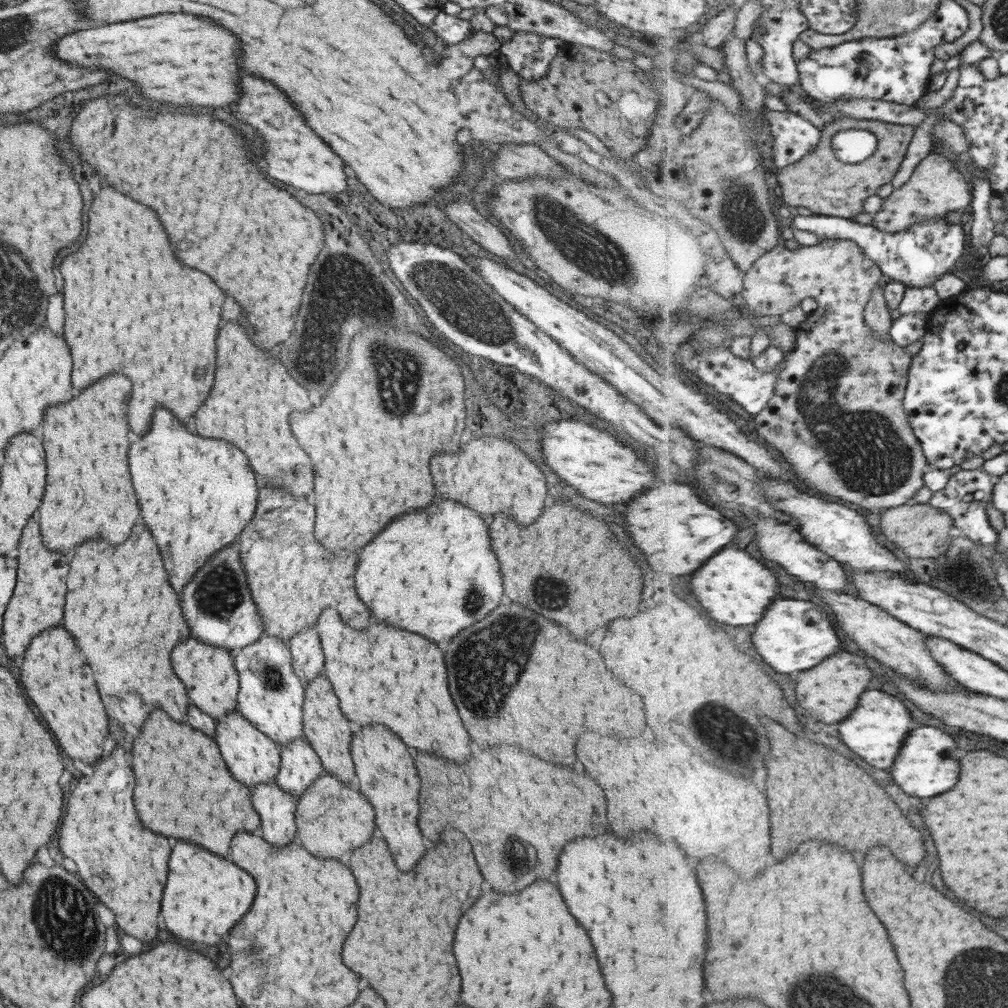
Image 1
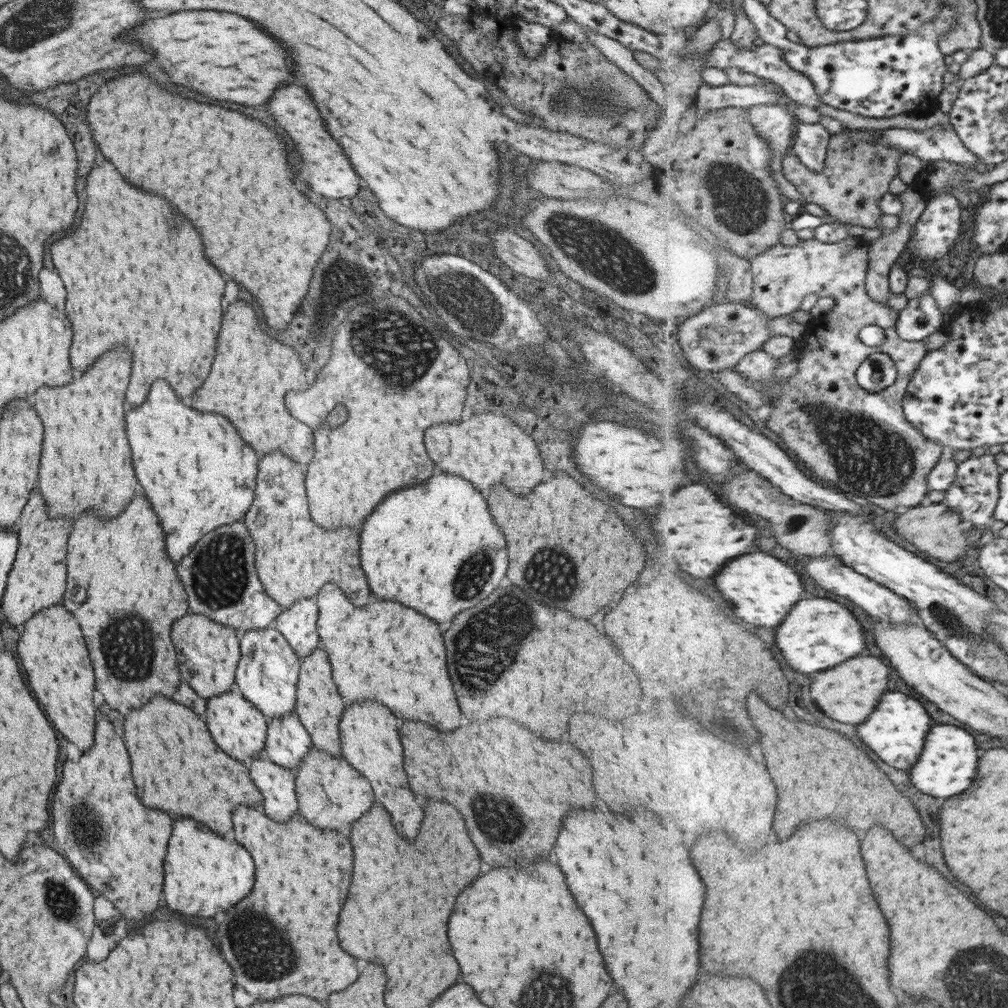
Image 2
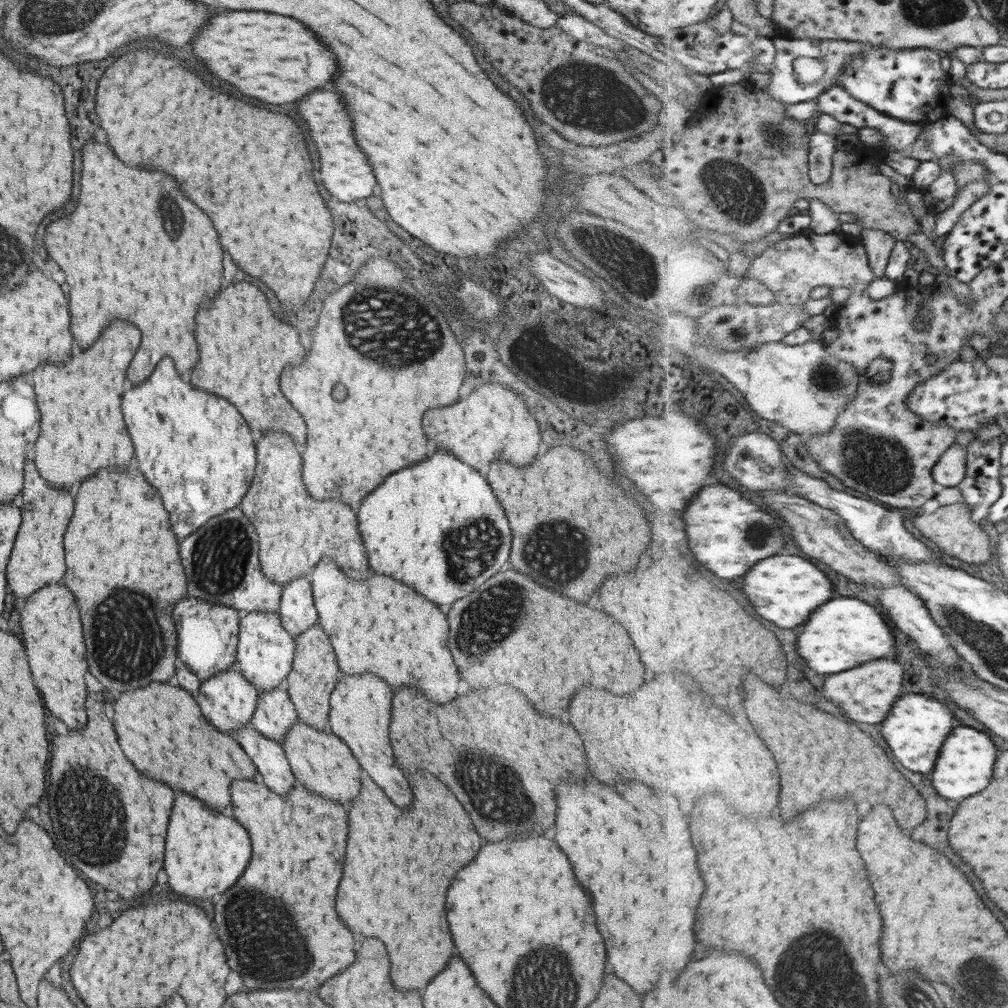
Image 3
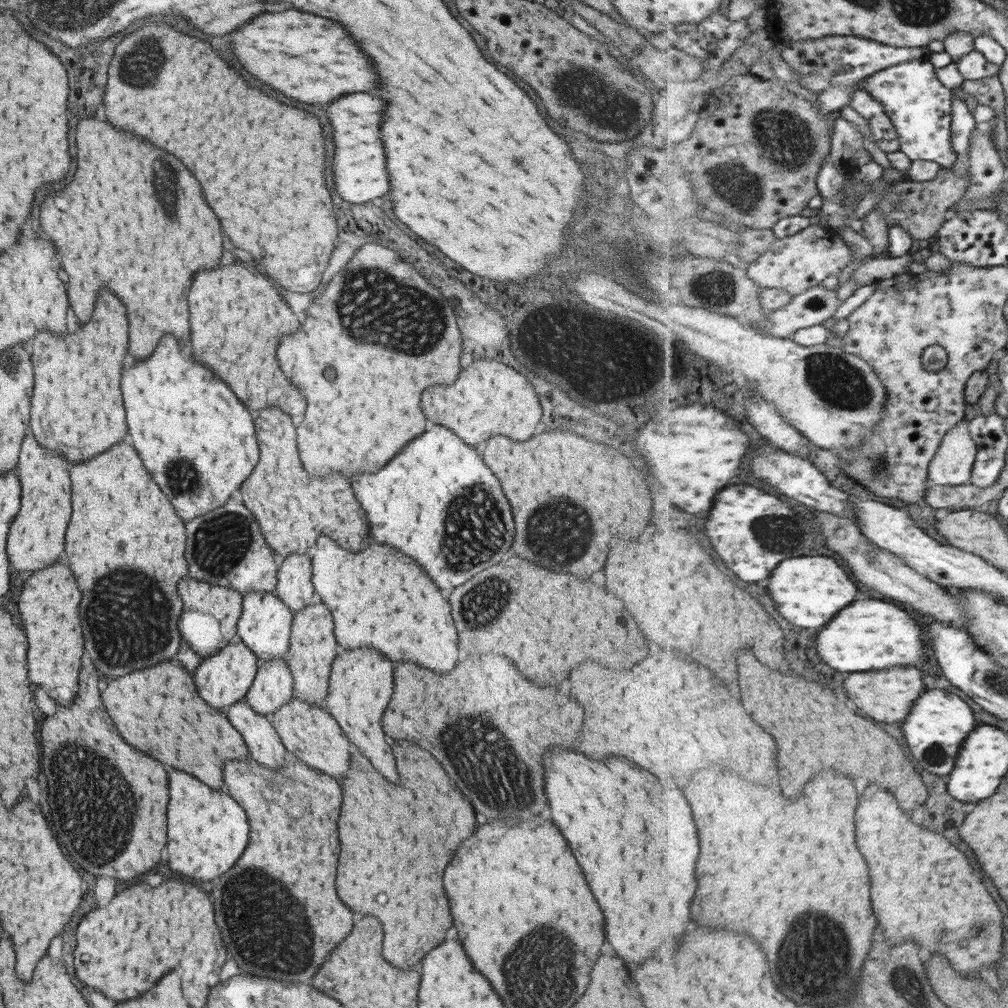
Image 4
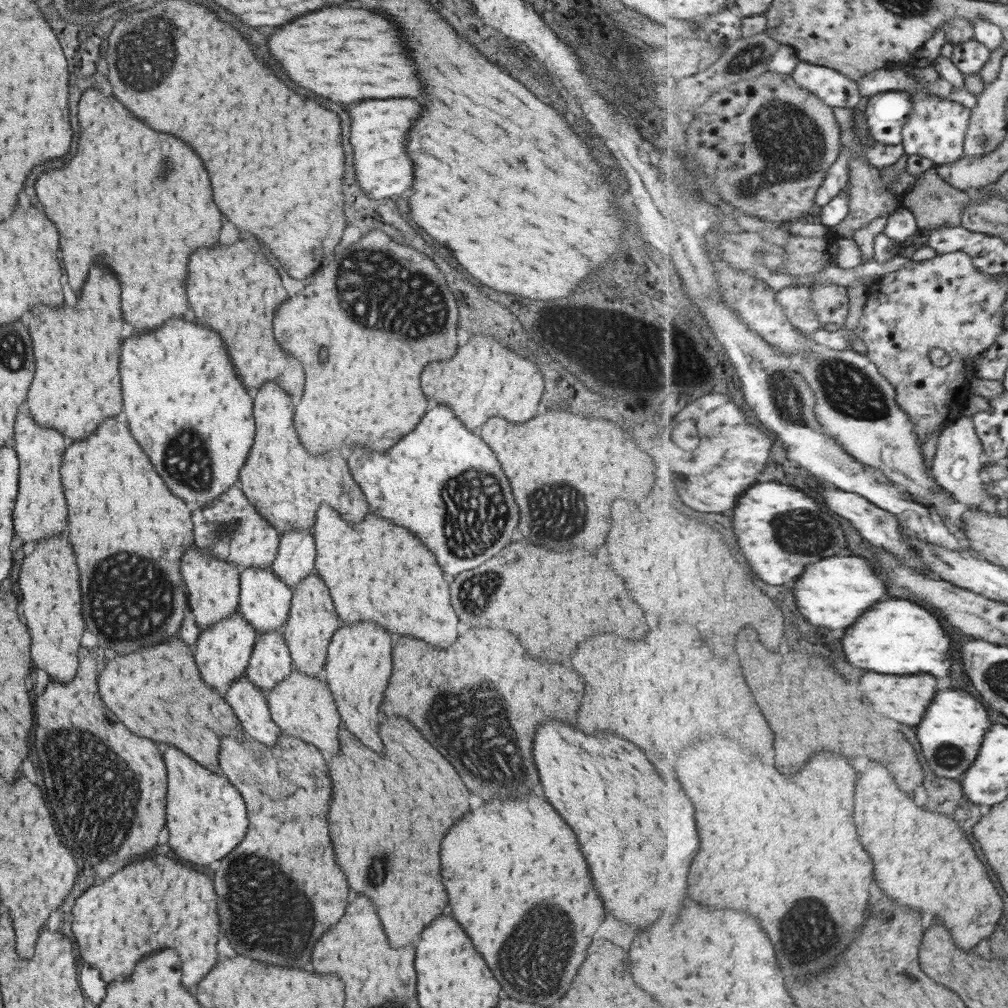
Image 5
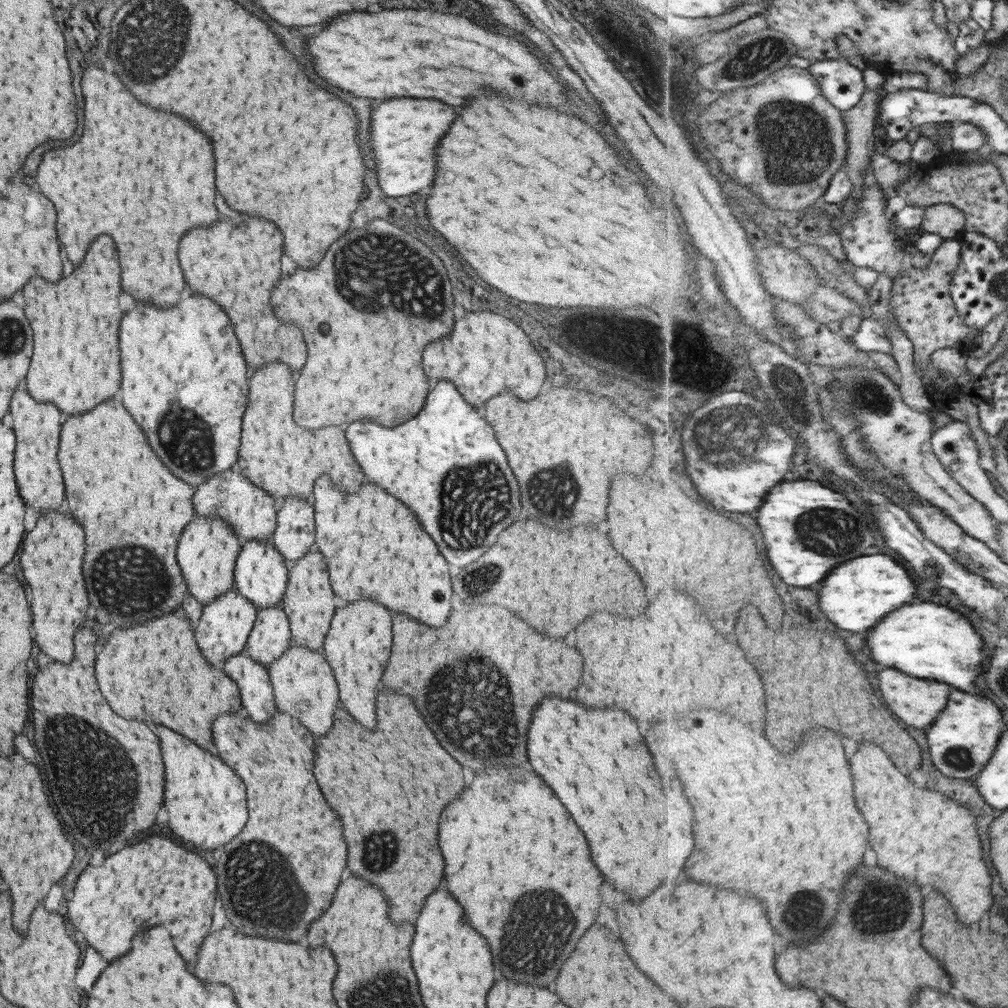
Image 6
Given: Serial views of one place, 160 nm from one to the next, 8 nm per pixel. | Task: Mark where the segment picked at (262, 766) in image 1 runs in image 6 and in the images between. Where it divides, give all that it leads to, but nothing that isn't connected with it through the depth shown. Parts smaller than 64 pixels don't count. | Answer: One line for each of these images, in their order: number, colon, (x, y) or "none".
2: (237, 727)
3: (227, 701)
4: (222, 679)
5: (223, 650)
6: (222, 631)

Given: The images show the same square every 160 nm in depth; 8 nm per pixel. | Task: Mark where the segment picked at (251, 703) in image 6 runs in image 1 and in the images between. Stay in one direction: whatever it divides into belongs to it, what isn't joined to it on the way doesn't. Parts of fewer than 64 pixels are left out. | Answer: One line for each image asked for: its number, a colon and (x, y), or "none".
1: (275, 808)
2: (275, 784)
3: (268, 757)
4: (264, 745)
5: (248, 703)

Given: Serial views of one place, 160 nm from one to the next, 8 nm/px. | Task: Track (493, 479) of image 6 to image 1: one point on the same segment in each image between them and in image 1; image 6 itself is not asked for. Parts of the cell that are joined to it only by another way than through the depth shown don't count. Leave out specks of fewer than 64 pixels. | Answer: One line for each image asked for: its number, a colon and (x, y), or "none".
1: (432, 573)
2: (434, 548)
3: (412, 526)
4: (456, 523)
5: (441, 482)

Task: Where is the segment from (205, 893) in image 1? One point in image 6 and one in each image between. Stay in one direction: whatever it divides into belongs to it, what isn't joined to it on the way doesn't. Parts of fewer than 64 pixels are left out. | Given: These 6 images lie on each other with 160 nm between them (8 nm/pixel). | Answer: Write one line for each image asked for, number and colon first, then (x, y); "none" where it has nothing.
2: (204, 875)
3: (205, 852)
4: (206, 831)
5: (205, 818)
6: (205, 802)

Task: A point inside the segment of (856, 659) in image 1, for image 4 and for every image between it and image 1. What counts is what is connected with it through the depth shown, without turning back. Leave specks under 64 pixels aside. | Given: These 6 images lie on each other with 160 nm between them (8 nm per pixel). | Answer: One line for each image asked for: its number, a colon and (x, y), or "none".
2: (849, 693)
3: (867, 694)
4: (891, 693)

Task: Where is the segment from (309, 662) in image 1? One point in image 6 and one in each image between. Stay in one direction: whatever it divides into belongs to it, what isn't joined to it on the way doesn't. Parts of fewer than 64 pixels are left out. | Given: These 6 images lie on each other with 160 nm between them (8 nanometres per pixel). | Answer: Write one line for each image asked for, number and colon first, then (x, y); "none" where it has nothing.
2: (297, 624)
3: (296, 611)
4: (293, 588)
5: (293, 561)
6: (293, 535)

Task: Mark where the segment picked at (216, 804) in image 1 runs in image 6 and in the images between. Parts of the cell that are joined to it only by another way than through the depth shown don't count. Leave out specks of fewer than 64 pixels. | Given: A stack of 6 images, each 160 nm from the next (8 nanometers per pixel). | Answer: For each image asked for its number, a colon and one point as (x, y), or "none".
2: (182, 772)
3: (203, 763)
4: (198, 739)
5: (157, 693)
6: (141, 680)

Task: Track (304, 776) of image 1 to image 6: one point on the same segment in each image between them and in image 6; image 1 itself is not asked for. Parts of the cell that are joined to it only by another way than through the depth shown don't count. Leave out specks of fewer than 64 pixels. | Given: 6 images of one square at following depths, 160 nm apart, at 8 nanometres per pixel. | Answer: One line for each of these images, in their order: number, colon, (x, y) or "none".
2: (286, 743)
3: (274, 714)
4: (271, 688)
5: (270, 663)
6: (270, 635)

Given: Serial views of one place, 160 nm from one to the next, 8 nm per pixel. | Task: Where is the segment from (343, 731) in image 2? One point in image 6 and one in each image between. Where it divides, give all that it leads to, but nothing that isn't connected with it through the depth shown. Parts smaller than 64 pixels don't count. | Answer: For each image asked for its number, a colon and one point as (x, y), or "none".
3: (359, 706)
4: (359, 687)
5: (358, 663)
6: (356, 647)

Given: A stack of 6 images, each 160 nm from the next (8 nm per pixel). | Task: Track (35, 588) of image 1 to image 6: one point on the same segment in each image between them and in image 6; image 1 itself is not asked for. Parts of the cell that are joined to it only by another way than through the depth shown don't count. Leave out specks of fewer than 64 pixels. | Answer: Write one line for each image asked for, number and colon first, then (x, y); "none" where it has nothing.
2: (37, 580)
3: (36, 560)
4: (35, 540)
5: (39, 512)
6: (36, 474)

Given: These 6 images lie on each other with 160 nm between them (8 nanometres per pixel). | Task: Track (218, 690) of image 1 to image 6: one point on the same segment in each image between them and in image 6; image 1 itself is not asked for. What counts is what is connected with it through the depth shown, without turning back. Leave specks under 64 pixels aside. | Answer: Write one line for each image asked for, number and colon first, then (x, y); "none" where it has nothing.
2: (208, 651)
3: (207, 634)
4: (209, 613)
5: (212, 587)
6: (207, 550)

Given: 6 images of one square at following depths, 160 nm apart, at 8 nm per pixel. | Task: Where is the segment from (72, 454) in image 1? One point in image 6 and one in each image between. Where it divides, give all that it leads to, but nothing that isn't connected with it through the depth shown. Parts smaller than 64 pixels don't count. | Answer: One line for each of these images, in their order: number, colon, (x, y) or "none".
2: (84, 463)
3: (81, 428)
4: (76, 410)
5: (76, 386)
6: (75, 365)

